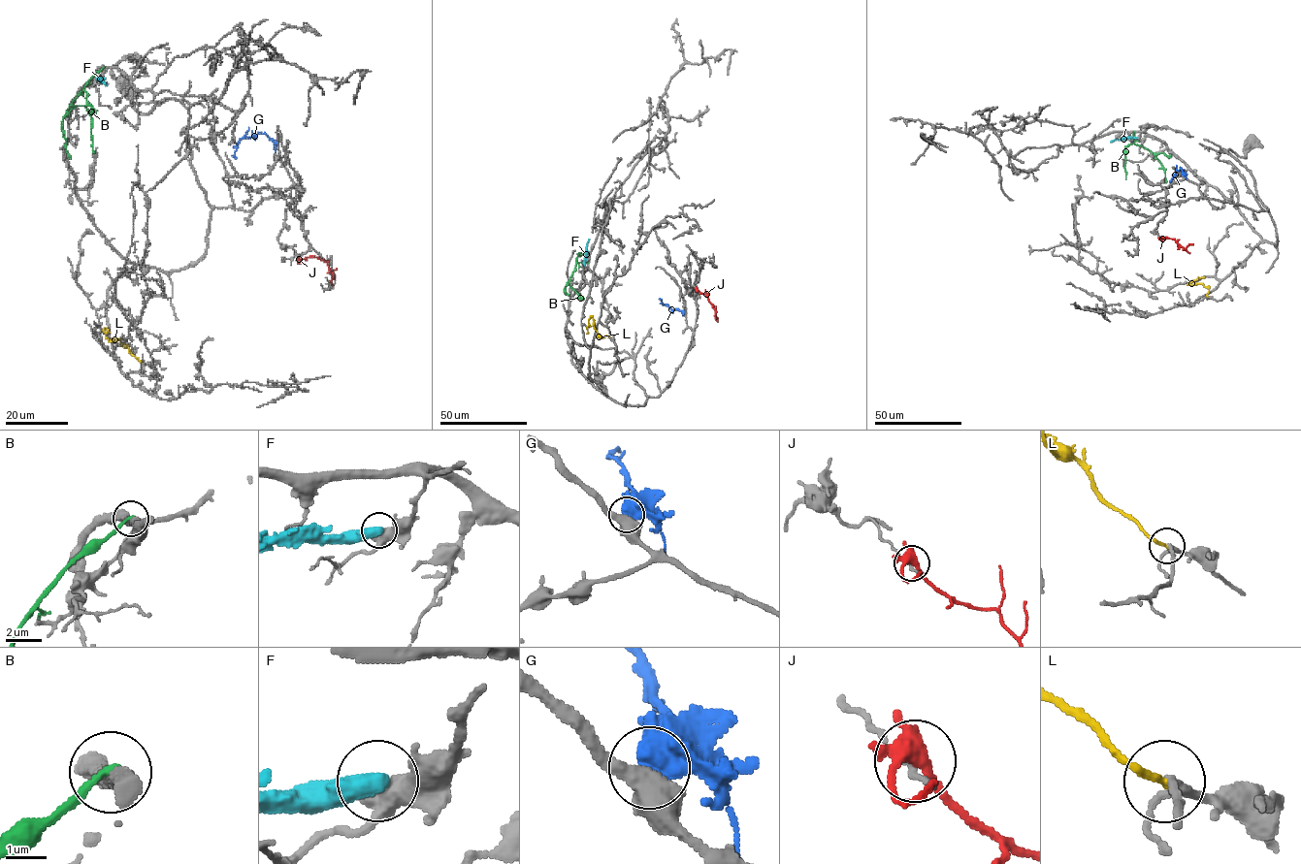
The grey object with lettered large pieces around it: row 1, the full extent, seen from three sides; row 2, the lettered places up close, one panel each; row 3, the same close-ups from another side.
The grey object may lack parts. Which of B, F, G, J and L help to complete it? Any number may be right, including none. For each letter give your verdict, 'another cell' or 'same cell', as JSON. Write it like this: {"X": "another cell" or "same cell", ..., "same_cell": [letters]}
{"B": "another cell", "F": "another cell", "G": "another cell", "J": "another cell", "L": "another cell", "same_cell": []}

